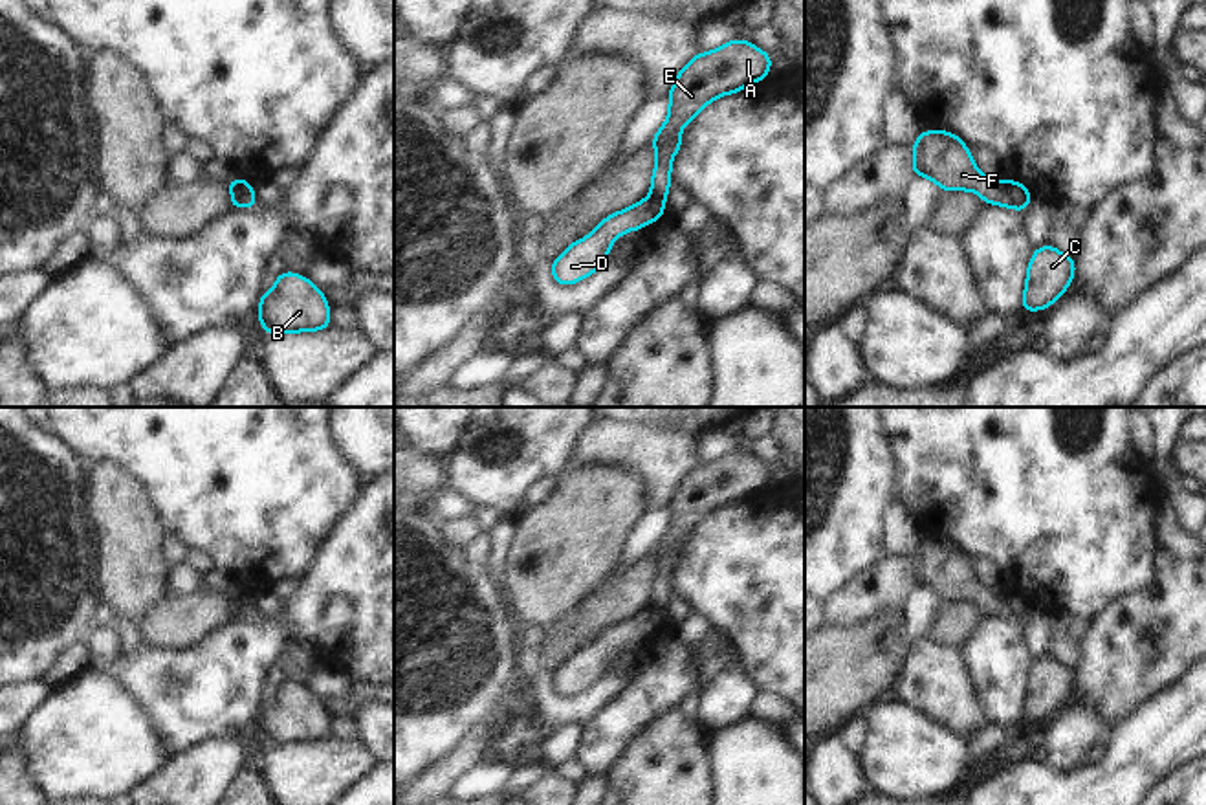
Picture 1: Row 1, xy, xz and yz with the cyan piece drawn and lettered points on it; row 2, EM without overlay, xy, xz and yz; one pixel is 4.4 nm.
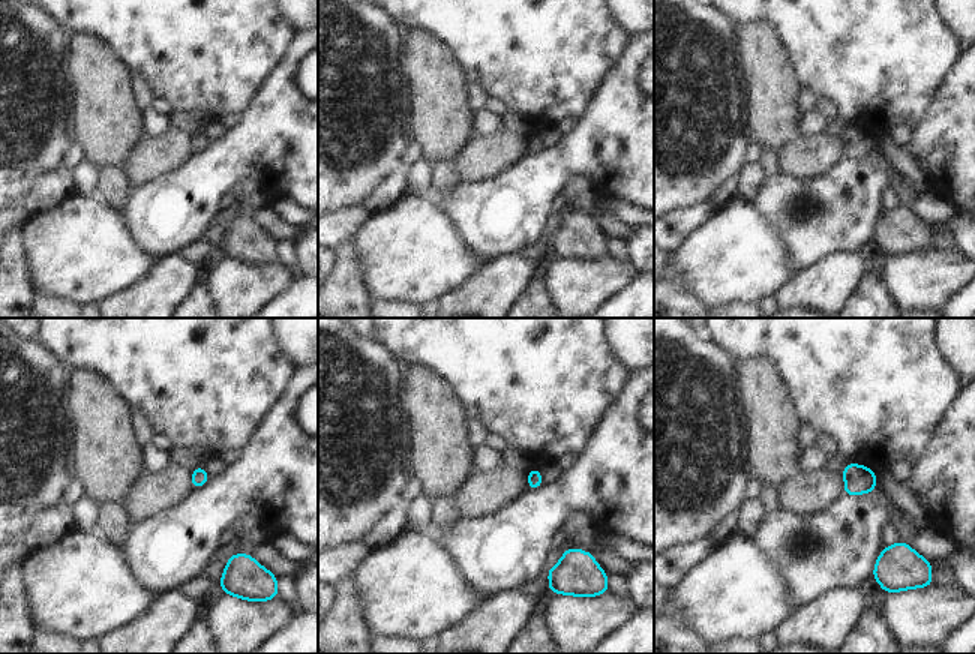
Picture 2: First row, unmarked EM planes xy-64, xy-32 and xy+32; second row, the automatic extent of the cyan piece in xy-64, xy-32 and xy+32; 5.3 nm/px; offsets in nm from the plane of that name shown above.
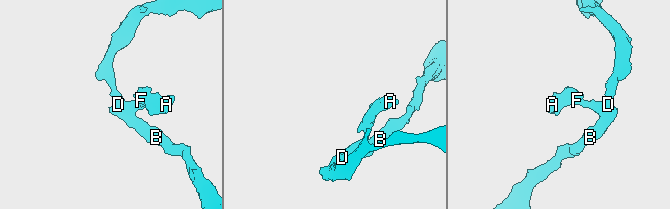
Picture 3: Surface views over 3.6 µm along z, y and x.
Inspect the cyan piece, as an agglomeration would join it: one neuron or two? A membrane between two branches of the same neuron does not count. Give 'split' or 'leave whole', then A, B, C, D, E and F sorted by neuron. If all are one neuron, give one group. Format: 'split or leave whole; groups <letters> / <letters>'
split; groups A E F / B C D

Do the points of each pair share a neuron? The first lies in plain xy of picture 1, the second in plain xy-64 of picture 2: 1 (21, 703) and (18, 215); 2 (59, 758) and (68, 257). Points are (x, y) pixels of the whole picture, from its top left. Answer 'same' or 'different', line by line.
1: same
2: same

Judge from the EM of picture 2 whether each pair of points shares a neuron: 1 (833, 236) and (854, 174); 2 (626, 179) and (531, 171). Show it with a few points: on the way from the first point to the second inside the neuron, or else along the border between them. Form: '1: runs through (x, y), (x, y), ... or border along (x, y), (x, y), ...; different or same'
1: runs through (833, 221), (833, 215), (852, 189); same
2: runs through (602, 162), (555, 162); same

